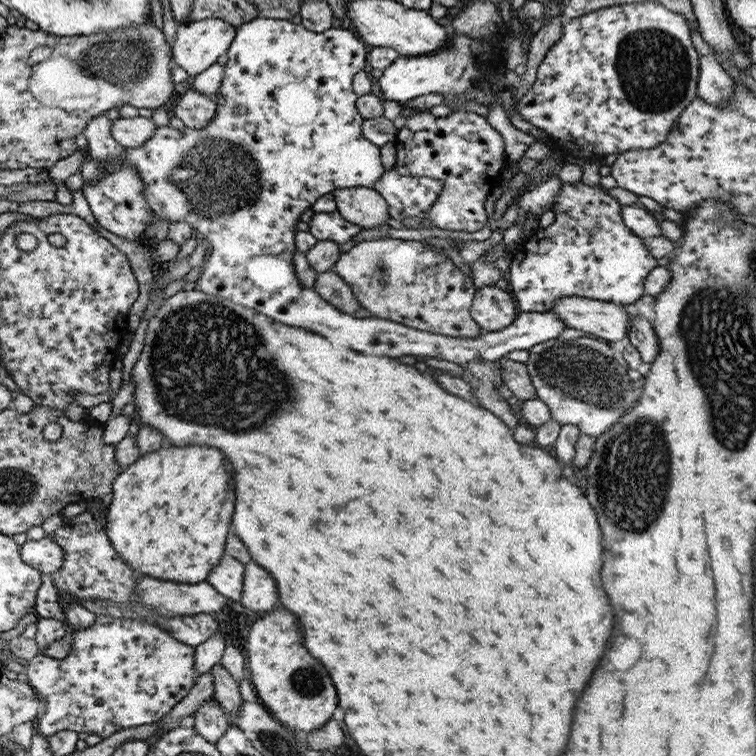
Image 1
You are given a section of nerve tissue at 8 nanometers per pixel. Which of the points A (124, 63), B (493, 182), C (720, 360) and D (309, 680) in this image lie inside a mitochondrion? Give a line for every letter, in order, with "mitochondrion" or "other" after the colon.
A: mitochondrion
B: other
C: mitochondrion
D: mitochondrion

